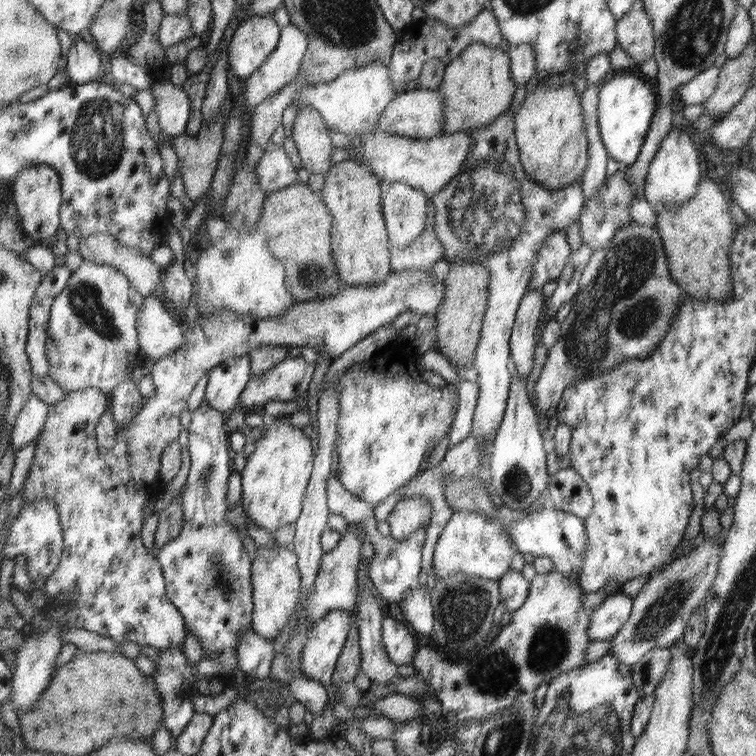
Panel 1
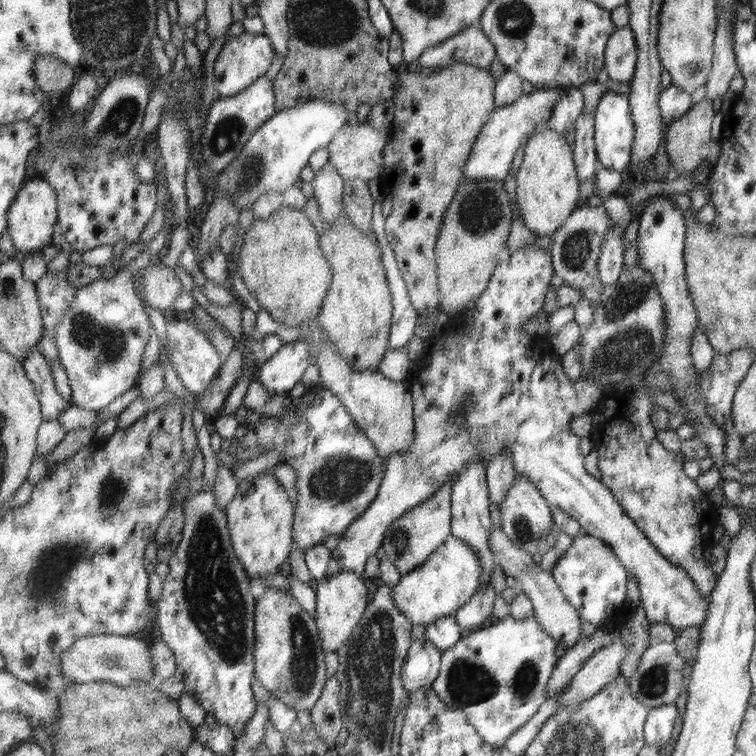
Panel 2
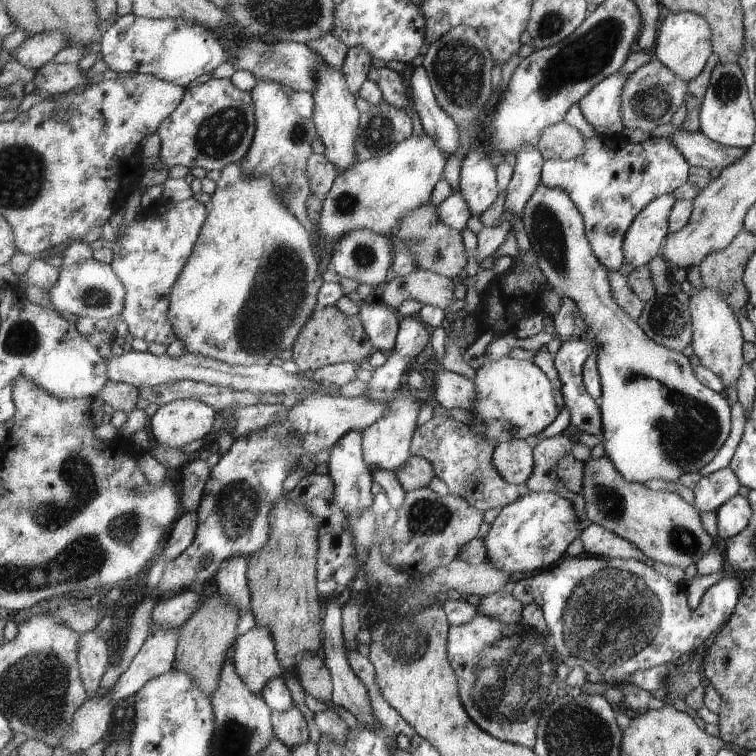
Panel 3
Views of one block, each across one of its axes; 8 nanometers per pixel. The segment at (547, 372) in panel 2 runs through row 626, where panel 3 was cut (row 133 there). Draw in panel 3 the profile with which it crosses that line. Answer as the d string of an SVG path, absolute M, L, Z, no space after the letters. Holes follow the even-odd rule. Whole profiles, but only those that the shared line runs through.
M682 126L675 127L669 138L690 161L692 167L703 167L707 170L716 168L722 171L747 152L744 148L723 146L710 140L701 131L692 133L687 129L682 130Z

